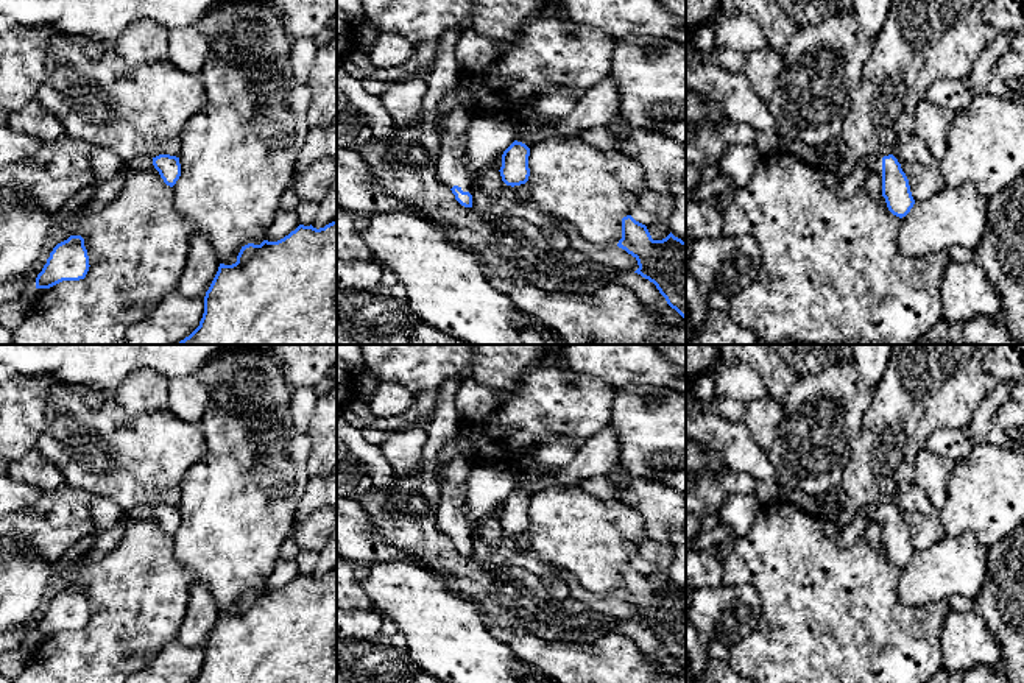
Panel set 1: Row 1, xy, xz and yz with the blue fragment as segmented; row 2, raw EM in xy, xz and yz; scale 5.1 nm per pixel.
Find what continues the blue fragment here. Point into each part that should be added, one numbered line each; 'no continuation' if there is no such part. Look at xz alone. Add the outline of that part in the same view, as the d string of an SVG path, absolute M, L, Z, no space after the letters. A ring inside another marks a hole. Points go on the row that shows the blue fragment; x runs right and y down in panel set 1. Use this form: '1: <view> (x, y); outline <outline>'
1: xz (452, 169); outline M455 108L440 114L438 119L443 122L443 126L438 131L440 157L436 176L449 189L458 186L463 192L471 193L471 170L468 168L466 147L472 114L464 108Z

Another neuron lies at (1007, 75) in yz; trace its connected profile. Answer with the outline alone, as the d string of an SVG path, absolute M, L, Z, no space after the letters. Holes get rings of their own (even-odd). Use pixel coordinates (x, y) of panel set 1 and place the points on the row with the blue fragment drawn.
M1004 51L991 69L987 94L1024 106L1024 51Z

